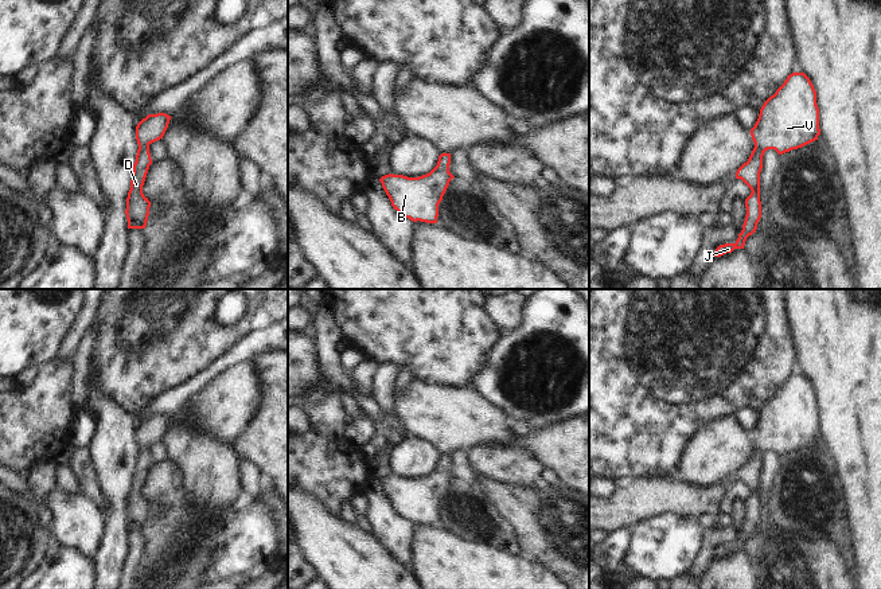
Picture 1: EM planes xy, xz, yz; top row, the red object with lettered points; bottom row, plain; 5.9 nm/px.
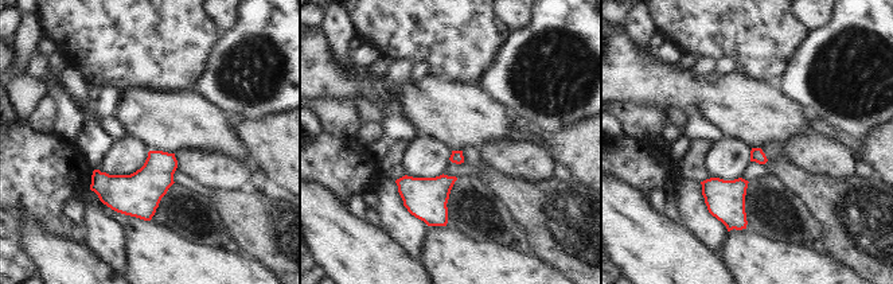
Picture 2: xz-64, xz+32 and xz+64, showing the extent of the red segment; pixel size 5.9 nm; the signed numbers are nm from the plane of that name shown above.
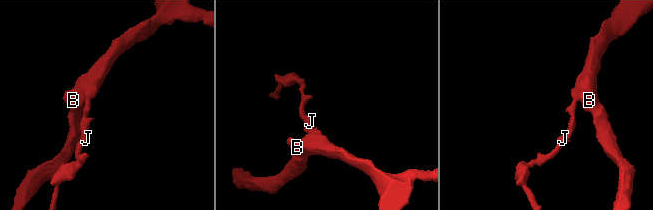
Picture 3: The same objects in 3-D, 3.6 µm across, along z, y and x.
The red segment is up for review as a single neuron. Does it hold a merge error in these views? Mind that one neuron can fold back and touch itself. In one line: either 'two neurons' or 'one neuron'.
one neuron

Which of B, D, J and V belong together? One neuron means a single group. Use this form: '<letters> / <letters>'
B D J V

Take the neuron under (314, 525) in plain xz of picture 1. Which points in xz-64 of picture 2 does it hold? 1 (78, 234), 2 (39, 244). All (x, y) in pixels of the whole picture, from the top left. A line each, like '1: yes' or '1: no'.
1: no
2: yes

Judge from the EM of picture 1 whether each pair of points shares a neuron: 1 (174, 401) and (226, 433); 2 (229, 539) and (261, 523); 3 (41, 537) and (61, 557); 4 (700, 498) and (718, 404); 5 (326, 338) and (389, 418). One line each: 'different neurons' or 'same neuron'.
1: different neurons
2: same neuron
3: different neurons
4: different neurons
5: same neuron

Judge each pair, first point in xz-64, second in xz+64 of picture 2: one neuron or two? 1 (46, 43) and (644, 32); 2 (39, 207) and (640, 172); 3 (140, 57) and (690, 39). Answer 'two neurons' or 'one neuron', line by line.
1: two neurons
2: one neuron
3: one neuron

